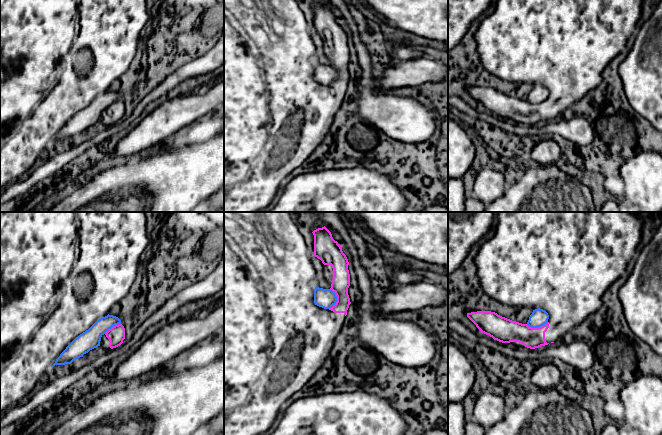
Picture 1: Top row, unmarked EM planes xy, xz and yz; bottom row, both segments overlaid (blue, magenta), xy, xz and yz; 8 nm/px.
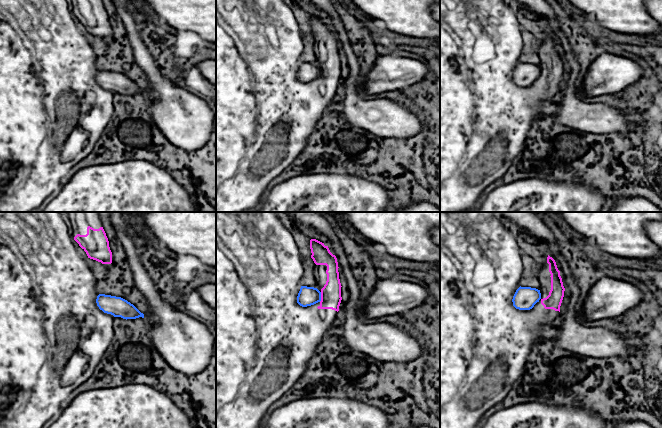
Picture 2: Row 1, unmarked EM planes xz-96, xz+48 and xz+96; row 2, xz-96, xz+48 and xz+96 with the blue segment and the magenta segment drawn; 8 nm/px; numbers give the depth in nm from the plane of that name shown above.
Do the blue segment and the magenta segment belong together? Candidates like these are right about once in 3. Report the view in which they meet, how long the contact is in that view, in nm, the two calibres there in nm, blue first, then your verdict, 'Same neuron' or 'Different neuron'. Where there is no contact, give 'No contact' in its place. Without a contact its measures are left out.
Touches blue in xz. Shared border 170 nm. Thickness 160 nm (blue) against 140 nm. Different neuron

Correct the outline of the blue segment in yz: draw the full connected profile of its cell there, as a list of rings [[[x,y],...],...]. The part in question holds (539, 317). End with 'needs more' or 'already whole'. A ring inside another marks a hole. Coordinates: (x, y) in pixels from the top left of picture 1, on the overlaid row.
[[[535,309],[529,317],[527,325],[532,328],[538,328],[545,325],[548,322],[549,315],[543,309]]]; already whole

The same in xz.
[[[315,287],[314,290],[314,303],[315,305],[324,309],[330,309],[337,302],[337,296],[335,292],[330,289],[323,289]]]; already whole

